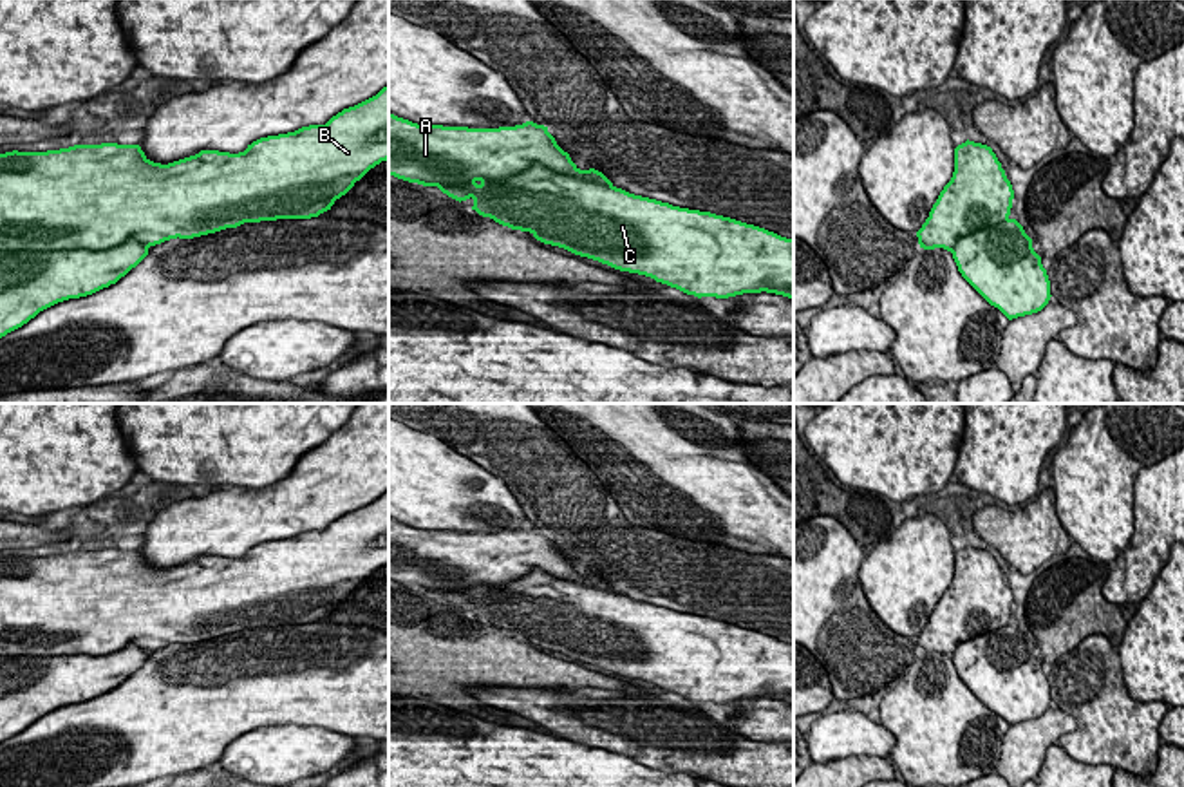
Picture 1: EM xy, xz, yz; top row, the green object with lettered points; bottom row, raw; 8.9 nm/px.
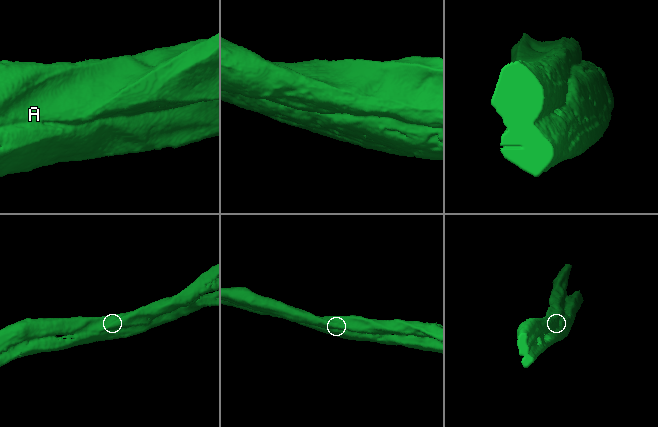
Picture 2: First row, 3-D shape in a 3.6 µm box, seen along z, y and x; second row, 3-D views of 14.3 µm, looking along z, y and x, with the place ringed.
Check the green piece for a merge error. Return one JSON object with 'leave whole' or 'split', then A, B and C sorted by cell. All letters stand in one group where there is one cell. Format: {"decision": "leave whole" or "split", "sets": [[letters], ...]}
{"decision": "split", "sets": [["A", "B"], ["C"]]}

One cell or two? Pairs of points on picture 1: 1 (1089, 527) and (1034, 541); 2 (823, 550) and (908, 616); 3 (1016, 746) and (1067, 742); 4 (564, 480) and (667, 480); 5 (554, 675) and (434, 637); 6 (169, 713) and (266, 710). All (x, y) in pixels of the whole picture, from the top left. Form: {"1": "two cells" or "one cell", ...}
{"1": "two cells", "2": "two cells", "3": "two cells", "4": "two cells", "5": "one cell", "6": "one cell"}

